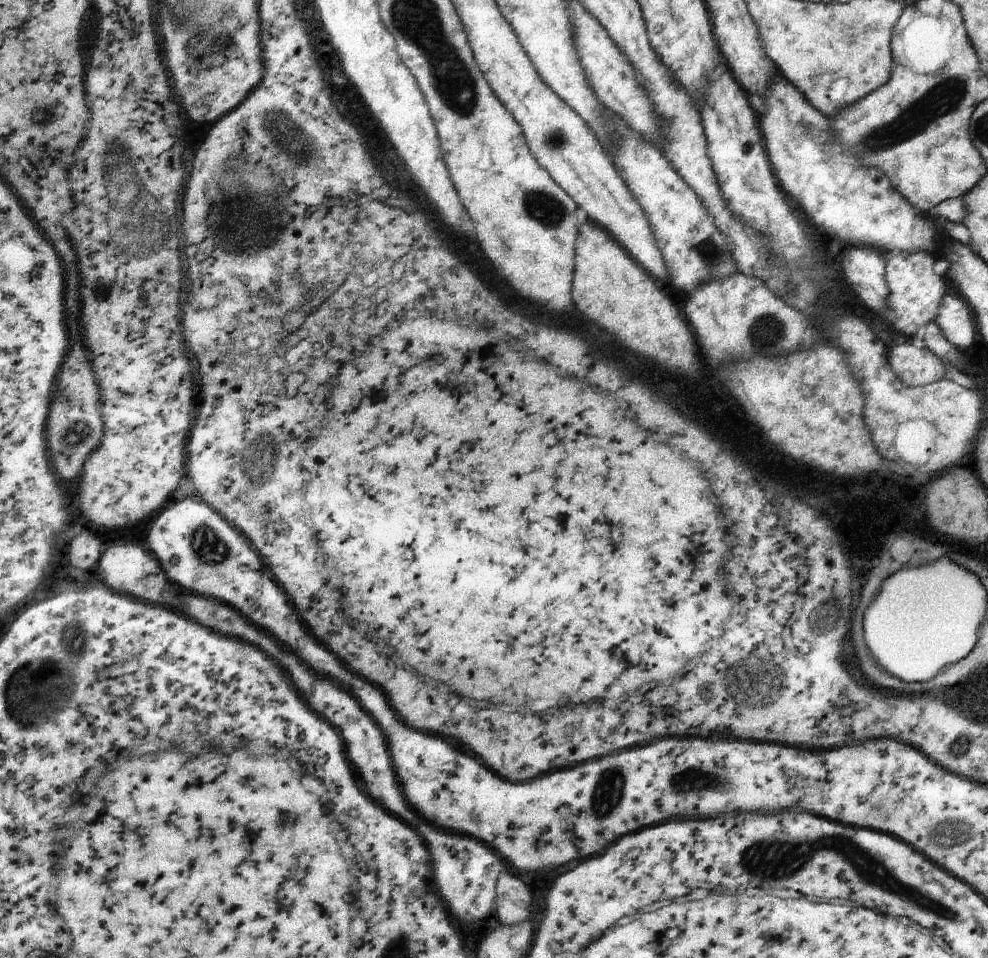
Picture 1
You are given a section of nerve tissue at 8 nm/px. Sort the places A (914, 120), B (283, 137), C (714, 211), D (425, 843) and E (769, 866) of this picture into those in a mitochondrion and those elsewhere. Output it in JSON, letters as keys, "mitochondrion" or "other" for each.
{"A":"mitochondrion","B":"mitochondrion","C":"other","D":"other","E":"mitochondrion"}

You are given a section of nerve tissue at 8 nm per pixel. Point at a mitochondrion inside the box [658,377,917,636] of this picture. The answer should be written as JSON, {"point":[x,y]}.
{"point":[823,621]}

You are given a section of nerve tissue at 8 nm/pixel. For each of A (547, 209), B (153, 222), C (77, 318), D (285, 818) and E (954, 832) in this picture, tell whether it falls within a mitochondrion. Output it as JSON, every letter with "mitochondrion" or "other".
{"A":"mitochondrion","B":"mitochondrion","C":"other","D":"other","E":"mitochondrion"}

